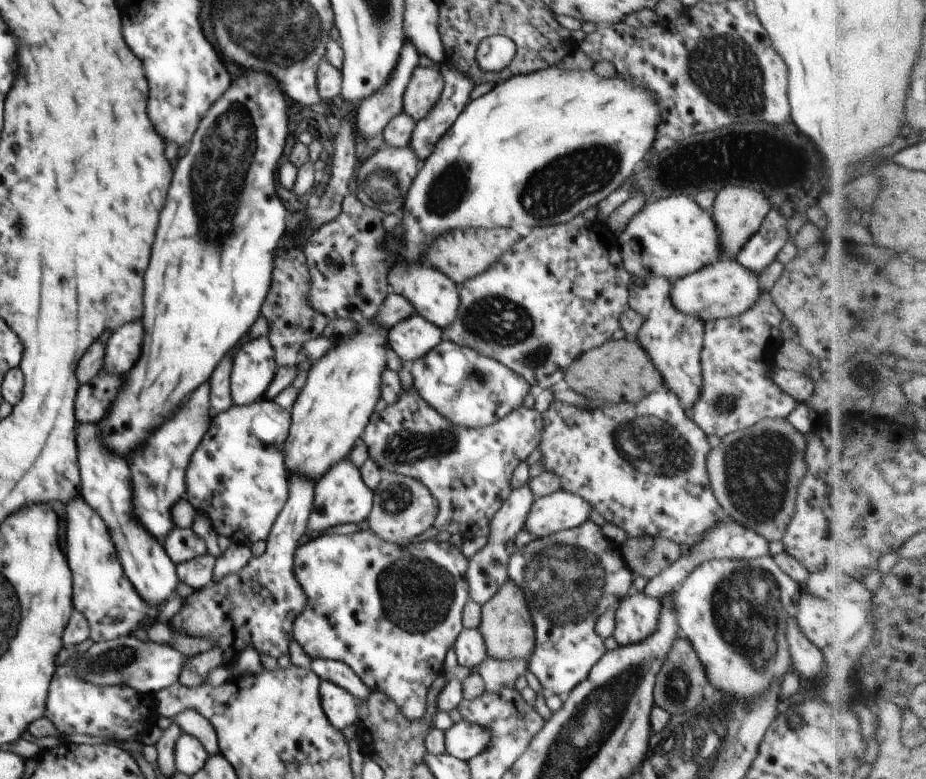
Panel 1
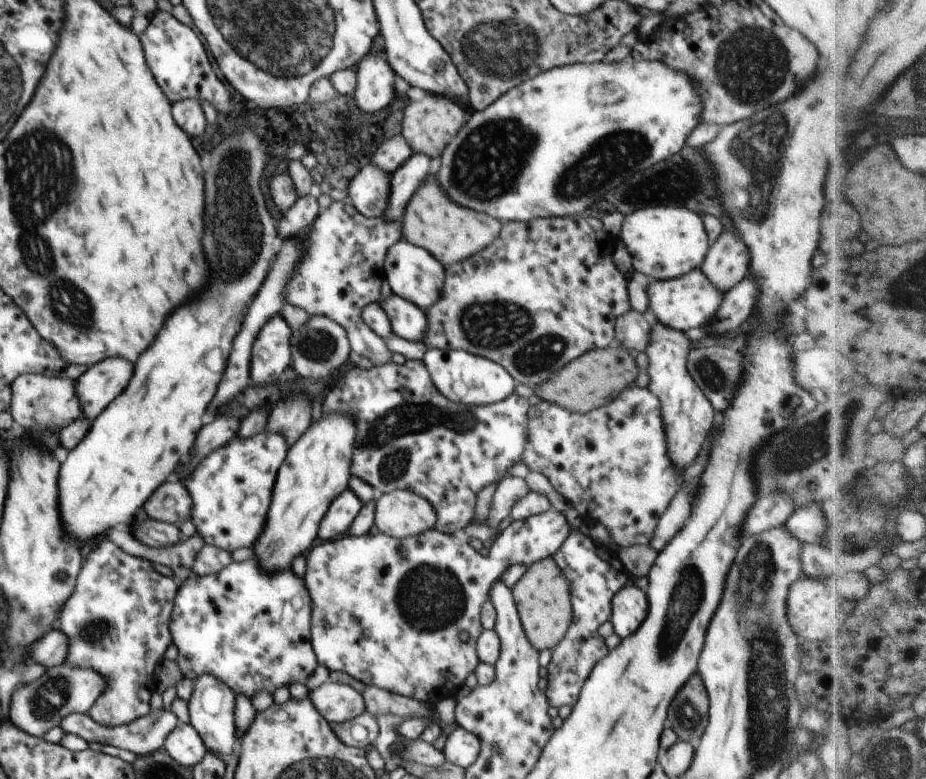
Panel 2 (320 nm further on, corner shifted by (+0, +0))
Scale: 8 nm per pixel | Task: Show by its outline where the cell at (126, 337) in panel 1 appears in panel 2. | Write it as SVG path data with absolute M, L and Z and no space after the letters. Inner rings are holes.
M108 358L88 367L76 382L76 394L83 416L90 422L98 418L104 408L124 392L132 378L134 366L120 358Z

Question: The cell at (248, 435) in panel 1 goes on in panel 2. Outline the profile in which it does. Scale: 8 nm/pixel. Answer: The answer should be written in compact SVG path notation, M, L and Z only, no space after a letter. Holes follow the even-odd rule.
M265 429L254 438L228 442L204 458L190 478L182 480L192 496L192 523L205 545L222 548L230 554L239 548L253 549L266 526L276 474L286 458L287 448L280 434Z

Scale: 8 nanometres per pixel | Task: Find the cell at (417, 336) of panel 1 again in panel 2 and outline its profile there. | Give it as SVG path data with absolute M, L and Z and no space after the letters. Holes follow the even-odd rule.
M393 293L389 298L382 300L381 306L390 318L395 335L408 342L423 342L422 336L426 332L424 311Z

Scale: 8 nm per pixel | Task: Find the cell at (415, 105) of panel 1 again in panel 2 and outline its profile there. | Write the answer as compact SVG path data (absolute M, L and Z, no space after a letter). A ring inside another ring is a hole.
M426 92L425 97L418 102L410 102L404 110L402 120L402 135L413 152L425 153L430 158L440 158L446 144L458 134L462 124L469 116L469 109L460 108L456 101L452 101L442 94L430 94Z

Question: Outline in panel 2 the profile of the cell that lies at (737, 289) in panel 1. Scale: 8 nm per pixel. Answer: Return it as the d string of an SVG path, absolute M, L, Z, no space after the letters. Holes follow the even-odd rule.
M695 269L674 279L652 280L648 286L648 299L657 322L673 330L687 332L691 328L703 327L714 319L724 300L724 292L720 292L701 269Z

